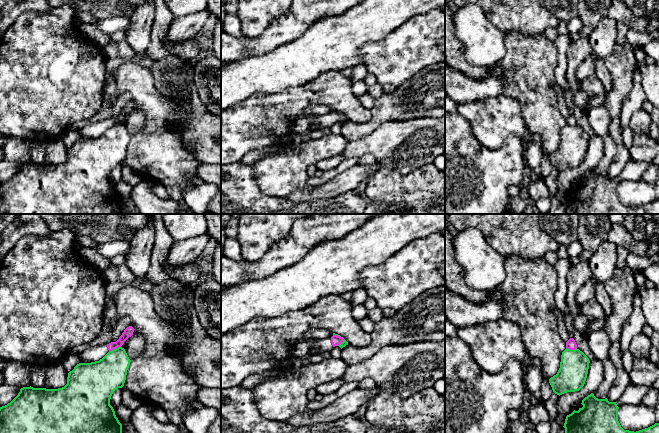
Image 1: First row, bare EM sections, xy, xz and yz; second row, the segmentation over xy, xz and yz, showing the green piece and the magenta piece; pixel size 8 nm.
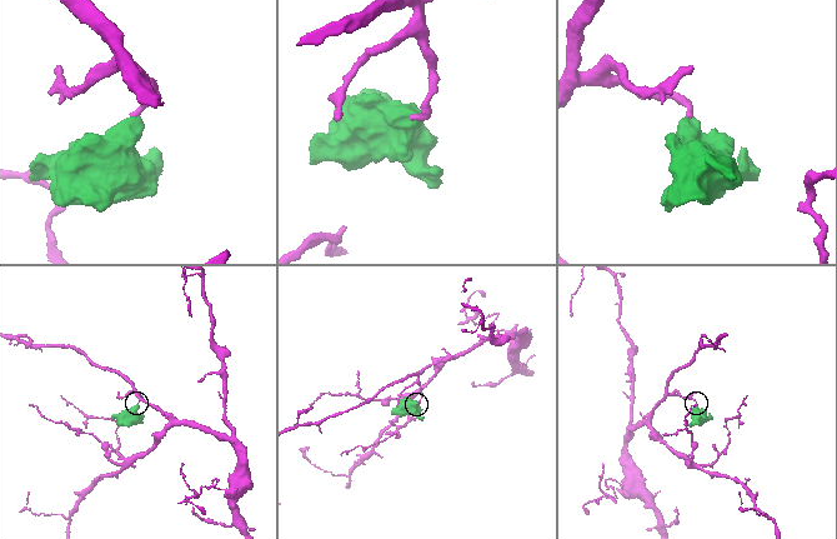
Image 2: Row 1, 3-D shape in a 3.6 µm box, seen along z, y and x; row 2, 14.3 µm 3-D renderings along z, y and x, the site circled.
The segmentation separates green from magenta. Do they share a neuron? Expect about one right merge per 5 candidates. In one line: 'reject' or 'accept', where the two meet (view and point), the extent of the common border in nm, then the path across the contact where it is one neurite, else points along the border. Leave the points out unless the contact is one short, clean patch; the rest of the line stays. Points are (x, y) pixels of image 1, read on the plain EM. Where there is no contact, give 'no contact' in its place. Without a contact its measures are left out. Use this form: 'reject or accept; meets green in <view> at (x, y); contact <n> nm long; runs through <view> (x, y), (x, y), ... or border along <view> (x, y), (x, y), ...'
reject; meets green in xy at (114, 125); contact 100 nm long; border along xy (120, 122), (109, 127)

